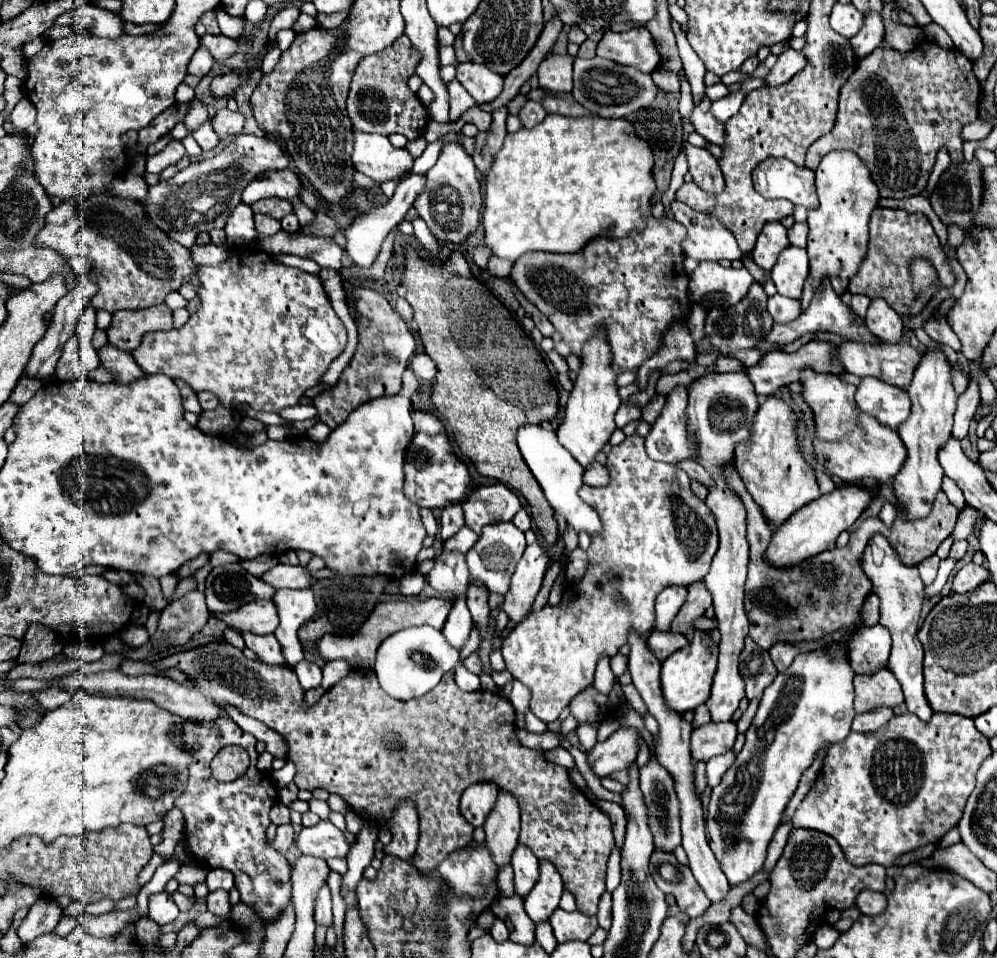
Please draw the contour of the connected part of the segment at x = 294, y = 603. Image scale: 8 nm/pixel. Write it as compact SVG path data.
M278 589L272 601L276 603L276 611L280 617L280 625L274 635L282 645L288 665L294 667L298 661L304 659L304 651L296 631L316 613L316 601L310 589Z

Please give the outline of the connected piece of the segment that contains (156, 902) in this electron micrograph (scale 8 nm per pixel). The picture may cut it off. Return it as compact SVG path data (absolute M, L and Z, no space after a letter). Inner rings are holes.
M162 891L162 893L150 895L150 913L148 913L148 917L154 923L158 923L158 925L172 923L178 917L178 913L180 911L178 911L176 903L172 901L172 893Z

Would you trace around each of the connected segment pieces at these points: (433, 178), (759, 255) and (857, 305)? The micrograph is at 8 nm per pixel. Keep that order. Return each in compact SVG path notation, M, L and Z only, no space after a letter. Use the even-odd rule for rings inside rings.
M446 143L436 165L426 173L428 183L420 199L414 201L418 215L426 221L432 235L440 243L462 243L470 233L476 231L480 223L480 207L482 207L482 191L478 171L474 167L472 157L458 145Z
M772 221L762 229L758 243L752 251L752 257L758 267L770 271L774 267L778 255L782 253L782 249L786 249L788 245L790 245L790 241L786 237L786 227L780 221Z
M852 295L852 309L860 315L860 317L866 317L866 309L870 305L870 299L864 297L864 295Z

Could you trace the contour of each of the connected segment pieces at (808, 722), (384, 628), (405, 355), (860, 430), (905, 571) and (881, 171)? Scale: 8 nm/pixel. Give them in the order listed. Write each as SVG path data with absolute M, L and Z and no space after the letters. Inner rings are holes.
M836 649L836 651L808 651L808 653L800 653L796 655L796 659L792 661L792 665L784 671L784 673L778 673L774 683L770 687L766 687L762 699L760 699L760 705L758 705L758 711L752 719L752 725L750 729L746 731L746 743L742 747L742 751L738 753L736 757L736 763L724 773L724 779L720 781L720 785L716 785L712 789L712 799L710 799L710 805L708 805L708 819L706 819L706 829L708 829L708 835L710 835L710 847L722 867L722 873L728 877L730 885L738 885L742 881L748 881L754 873L758 873L764 865L764 859L766 859L766 847L774 835L774 831L778 829L780 825L780 817L788 805L788 801L792 799L796 787L798 787L798 781L802 777L802 773L812 765L812 761L816 759L818 751L824 749L826 745L830 743L838 743L838 741L844 741L848 735L850 735L850 725L852 725L852 719L854 719L854 707L852 707L852 701L854 701L854 687L852 687L852 679L854 679L854 671L850 667L850 661L848 661L848 651L846 649Z
M412 597L412 599L398 599L398 601L378 603L372 609L372 615L368 615L368 619L364 621L364 627L360 627L352 635L344 635L344 637L342 635L322 635L322 639L316 641L316 651L324 661L344 659L352 667L372 669L374 659L376 659L376 649L386 637L390 637L392 633L396 633L400 629L414 627L414 625L430 625L434 629L442 629L444 621L450 613L450 607L452 607L452 601L444 601L444 599L438 599L438 597L432 597L432 599Z
M354 287L350 295L354 299L354 321L358 327L356 353L336 385L314 397L318 417L330 429L336 429L342 421L346 421L350 411L354 411L358 405L382 395L396 395L402 389L402 373L416 349L414 335L380 293L366 287Z
M810 367L800 373L800 385L800 395L814 413L814 461L844 483L858 483L864 477L872 477L882 483L894 479L906 461L906 447L896 431L884 427L878 419L872 419L872 415L856 407L856 387L836 375L816 373Z
M874 535L868 541L868 547L864 549L862 571L872 581L874 593L880 599L880 625L884 625L892 635L890 671L902 685L908 711L918 715L922 721L928 721L932 717L932 709L930 709L924 689L922 689L922 685L924 685L924 681L922 681L922 645L916 637L920 609L922 609L922 597L924 597L924 583L918 575L918 569L904 565L884 535Z
M924 41L914 51L898 53L888 49L886 43L882 43L868 57L858 61L856 71L844 83L840 93L838 121L828 135L820 137L816 143L810 145L806 153L806 167L814 171L820 165L822 157L832 149L852 151L852 147L864 147L862 161L870 169L872 181L880 189L880 197L900 199L900 197L918 195L926 189L928 177L936 163L936 153L942 147L948 149L952 165L958 165L964 159L962 155L964 141L960 131L966 123L976 121L978 101L980 101L980 91L978 91L978 79L972 73L972 61L964 57L956 47L942 49L932 41Z

